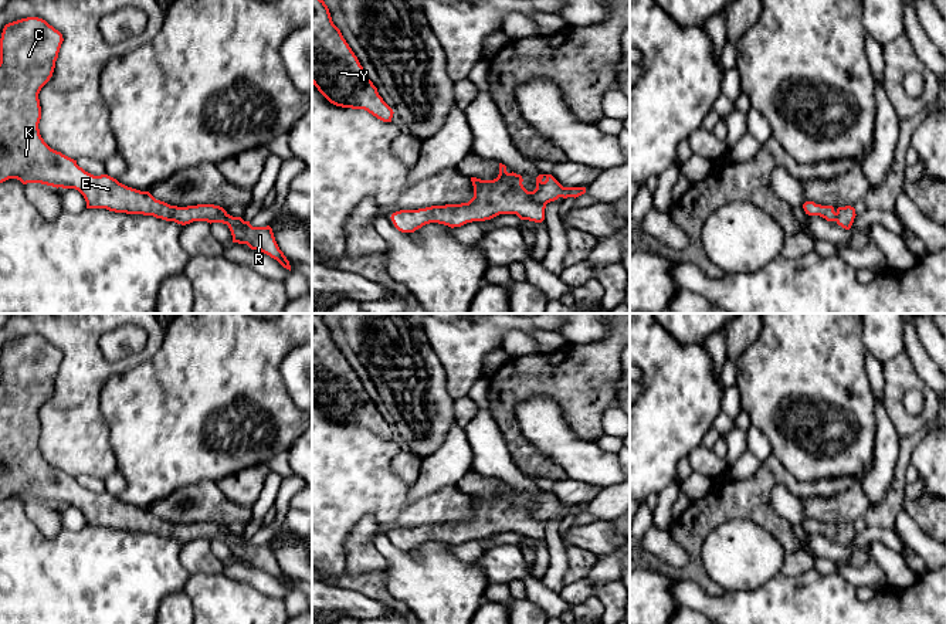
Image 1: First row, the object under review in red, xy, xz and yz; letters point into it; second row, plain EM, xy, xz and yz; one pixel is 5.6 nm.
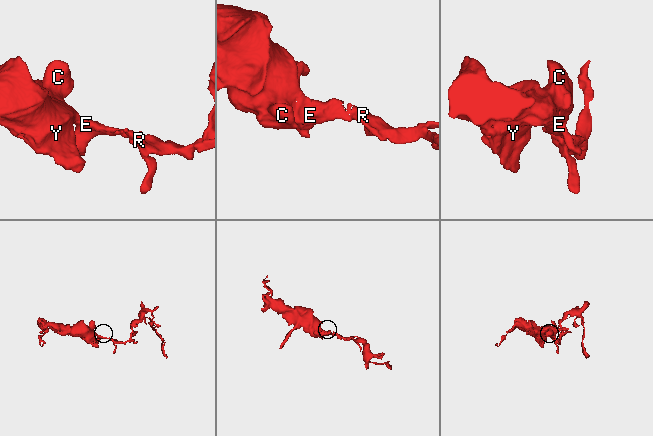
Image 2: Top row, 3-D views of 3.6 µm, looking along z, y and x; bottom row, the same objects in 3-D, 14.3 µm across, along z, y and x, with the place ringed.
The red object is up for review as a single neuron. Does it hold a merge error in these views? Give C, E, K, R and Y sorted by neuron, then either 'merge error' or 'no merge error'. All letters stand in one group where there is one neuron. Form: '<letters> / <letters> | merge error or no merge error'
C E K R Y | no merge error

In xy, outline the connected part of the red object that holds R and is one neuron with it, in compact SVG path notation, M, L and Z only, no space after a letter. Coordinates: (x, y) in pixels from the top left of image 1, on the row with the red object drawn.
M38 17L21 18L3 28L0 38L0 183L17 179L23 184L41 183L57 189L75 189L84 196L87 208L153 216L182 225L193 221L223 223L228 225L233 243L247 244L251 250L269 255L291 271L289 261L279 250L269 225L252 227L250 221L233 217L214 204L170 206L156 200L149 191L128 187L108 174L94 176L85 172L77 160L51 149L44 142L38 129L41 119L38 94L52 77L62 41L62 34Z

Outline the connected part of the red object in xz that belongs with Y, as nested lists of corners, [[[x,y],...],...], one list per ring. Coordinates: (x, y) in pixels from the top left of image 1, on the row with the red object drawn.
[[[312,0],[312,84],[336,106],[365,109],[383,122],[391,122],[393,109],[379,95],[340,30],[333,24],[323,0]]]

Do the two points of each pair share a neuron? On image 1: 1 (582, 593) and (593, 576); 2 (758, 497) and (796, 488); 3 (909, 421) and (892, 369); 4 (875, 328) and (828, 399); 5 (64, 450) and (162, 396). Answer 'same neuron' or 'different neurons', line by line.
1: different neurons
2: same neuron
3: same neuron
4: different neurons
5: different neurons

